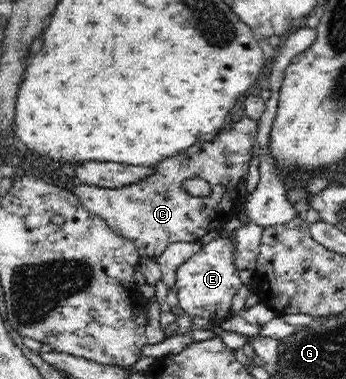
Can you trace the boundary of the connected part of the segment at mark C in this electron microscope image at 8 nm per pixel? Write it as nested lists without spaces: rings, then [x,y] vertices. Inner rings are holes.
[[[243,117],[233,128],[219,131],[211,141],[202,140],[188,147],[183,153],[175,155],[153,166],[154,175],[124,187],[104,188],[84,183],[74,187],[73,192],[79,197],[83,206],[93,214],[99,215],[106,225],[118,235],[129,239],[138,250],[141,257],[158,256],[171,243],[198,242],[206,233],[224,228],[227,221],[236,214],[237,205],[243,197],[238,188],[240,177],[245,177],[252,161],[252,149],[257,143],[258,122],[255,119]],[[200,177],[208,181],[212,192],[208,196],[192,196],[182,187],[185,179]]]

